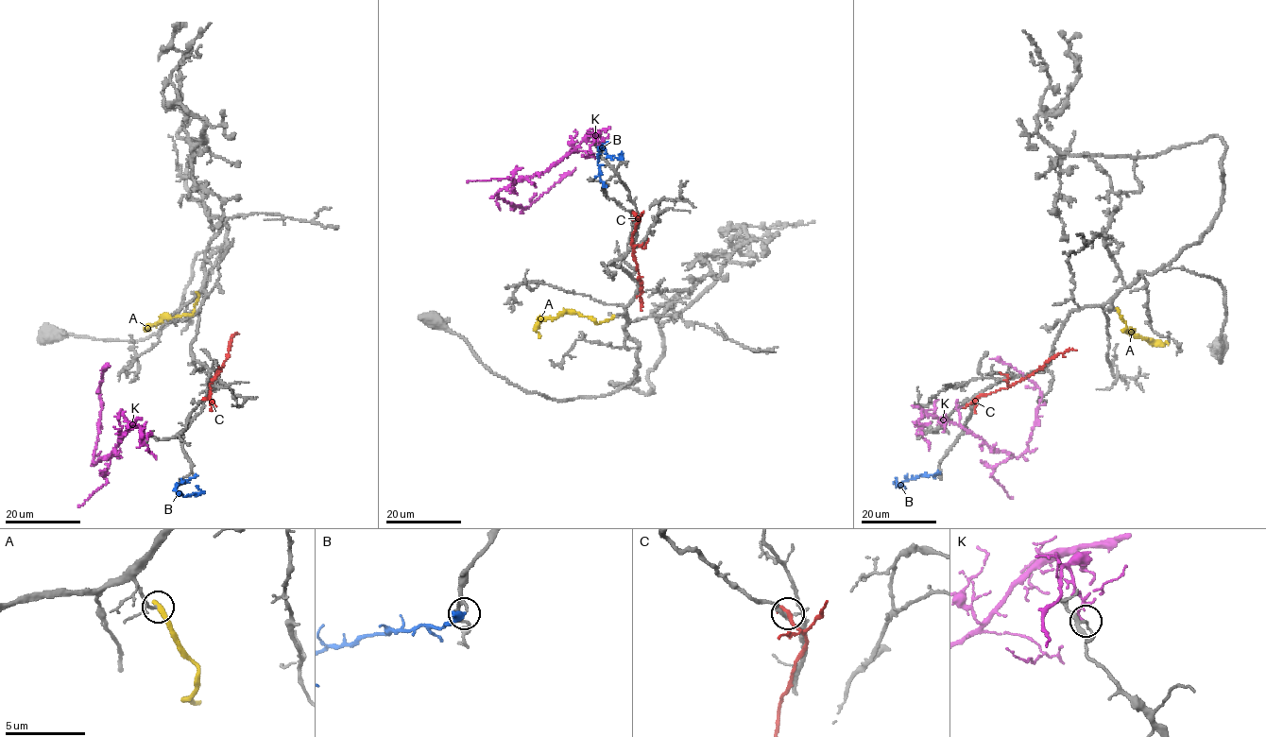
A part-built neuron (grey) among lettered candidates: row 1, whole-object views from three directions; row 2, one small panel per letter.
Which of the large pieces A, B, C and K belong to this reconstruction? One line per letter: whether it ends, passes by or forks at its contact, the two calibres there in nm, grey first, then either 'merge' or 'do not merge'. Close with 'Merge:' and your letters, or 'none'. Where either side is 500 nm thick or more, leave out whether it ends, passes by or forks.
A: it ends | 160/360 nm | do not merge
B: it ends | 120/440 nm | merge
C: it ends | 240/400 nm | do not merge
K: it ends | 170/180 nm | do not merge
Merge: B

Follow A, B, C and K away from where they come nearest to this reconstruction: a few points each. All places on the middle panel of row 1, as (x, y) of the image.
A: (613, 317), (598, 324), (592, 318), (565, 311), (538, 324), (536, 332), (538, 338)
B: (604, 186), (598, 149), (605, 145), (607, 154), (620, 158), (622, 151)
C: (634, 214), (638, 220), (632, 244), (641, 286), (641, 310)
K: (599, 148), (600, 133), (592, 132), (539, 173), (501, 190), (499, 198), (529, 207), (576, 168)

